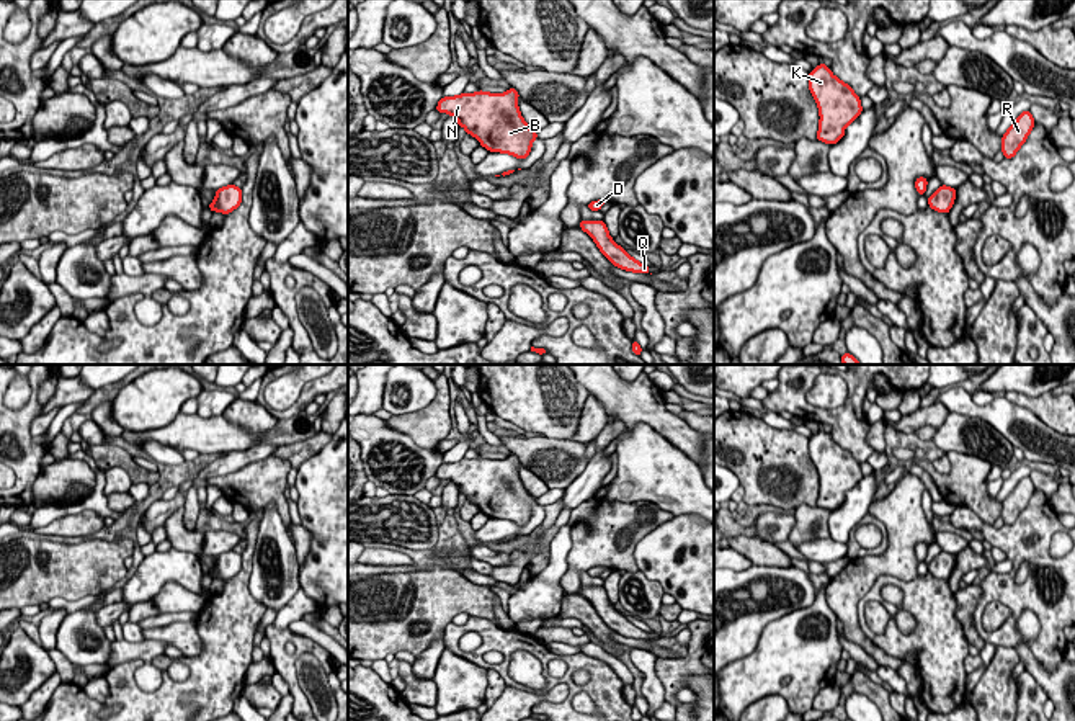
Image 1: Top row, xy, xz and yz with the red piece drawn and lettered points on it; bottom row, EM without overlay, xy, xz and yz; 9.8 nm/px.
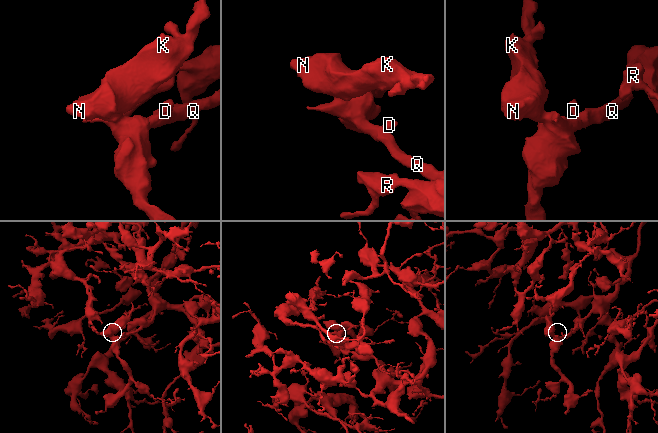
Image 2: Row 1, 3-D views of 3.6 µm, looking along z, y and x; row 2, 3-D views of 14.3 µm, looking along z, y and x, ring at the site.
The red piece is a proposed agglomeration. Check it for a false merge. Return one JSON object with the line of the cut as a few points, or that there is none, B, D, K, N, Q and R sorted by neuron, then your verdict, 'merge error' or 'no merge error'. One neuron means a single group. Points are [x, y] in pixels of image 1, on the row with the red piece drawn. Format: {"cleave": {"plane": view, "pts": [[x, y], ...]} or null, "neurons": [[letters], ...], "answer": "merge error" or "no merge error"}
{"cleave": null, "neurons": [["B", "D", "K", "N", "Q", "R"]], "answer": "no merge error"}

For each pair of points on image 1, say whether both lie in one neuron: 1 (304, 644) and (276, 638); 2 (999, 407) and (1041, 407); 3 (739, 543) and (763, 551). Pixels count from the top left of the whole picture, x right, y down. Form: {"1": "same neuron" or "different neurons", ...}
{"1": "same neuron", "2": "different neurons", "3": "same neuron"}

